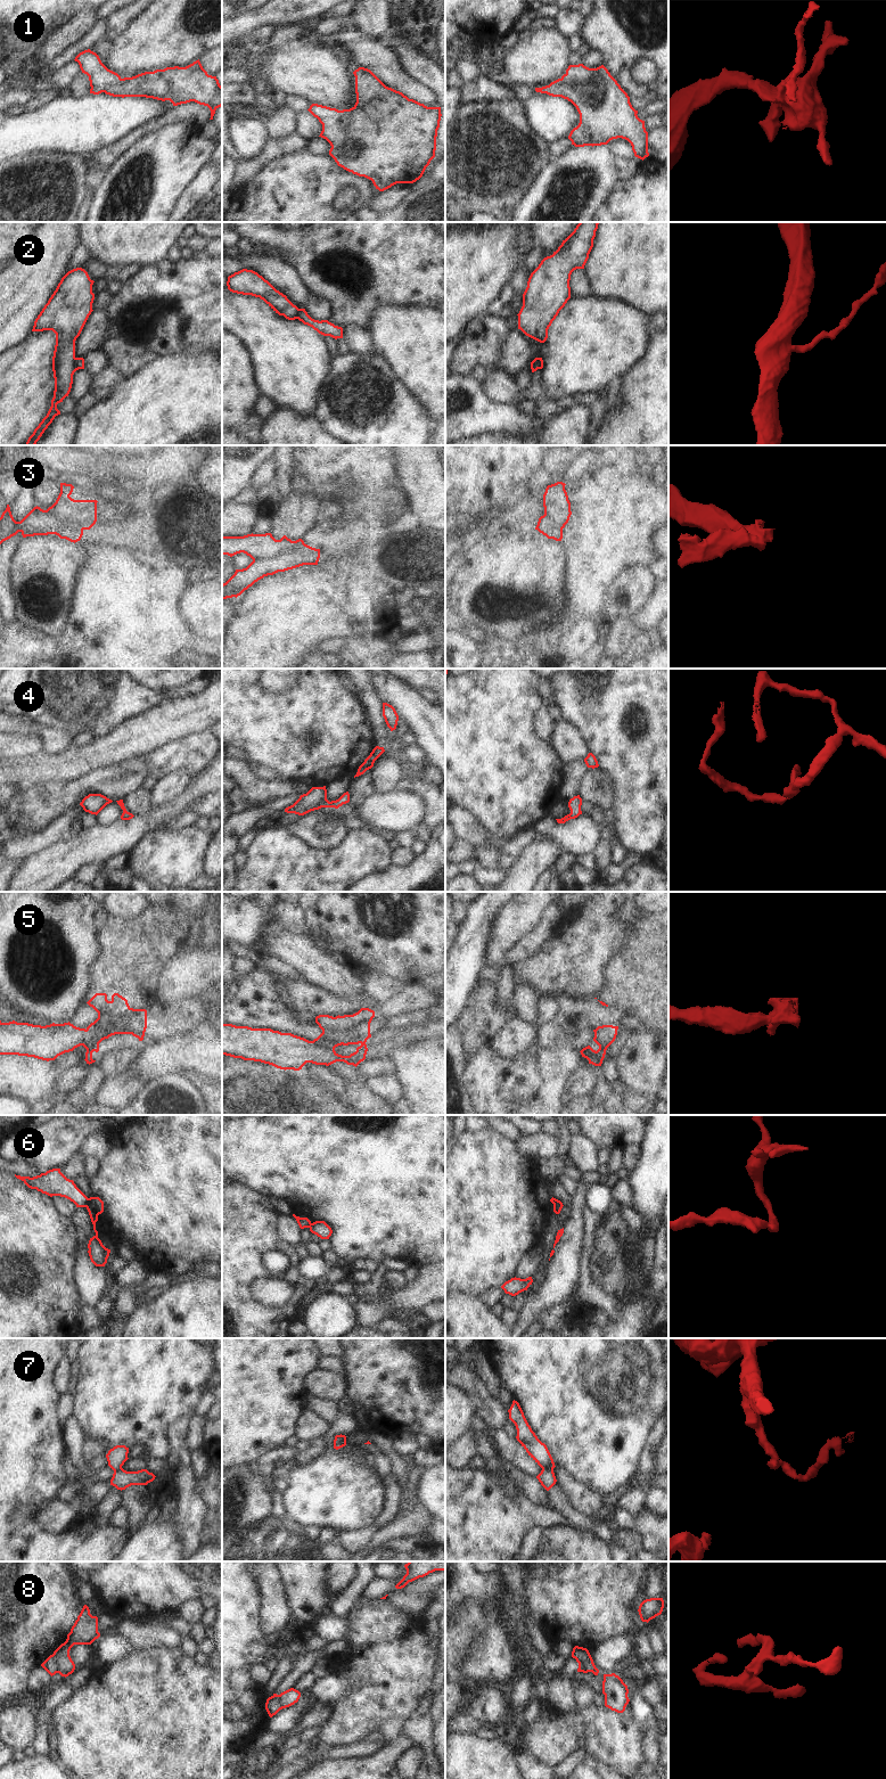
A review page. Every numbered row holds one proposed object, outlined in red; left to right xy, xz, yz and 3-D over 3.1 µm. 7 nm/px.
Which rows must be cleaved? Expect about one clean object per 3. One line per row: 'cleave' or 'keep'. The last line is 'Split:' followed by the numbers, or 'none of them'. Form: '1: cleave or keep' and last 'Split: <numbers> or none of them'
1: keep
2: cleave
3: cleave
4: keep
5: keep
6: cleave
7: cleave
8: cleave
Split: 2, 3, 6, 7, 8

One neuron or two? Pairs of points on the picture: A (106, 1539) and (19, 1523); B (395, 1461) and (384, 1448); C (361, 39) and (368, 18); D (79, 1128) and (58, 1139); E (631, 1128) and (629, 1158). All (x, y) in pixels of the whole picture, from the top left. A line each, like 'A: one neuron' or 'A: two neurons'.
A: one neuron
B: one neuron
C: two neurons
D: one neuron
E: two neurons

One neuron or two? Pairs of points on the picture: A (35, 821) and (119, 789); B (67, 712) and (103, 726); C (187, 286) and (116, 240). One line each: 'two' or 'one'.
A: one
B: one
C: two

